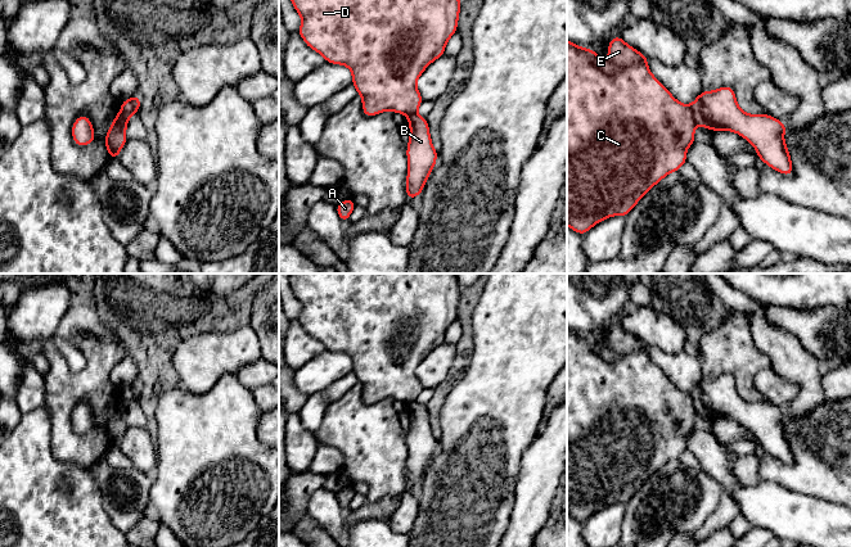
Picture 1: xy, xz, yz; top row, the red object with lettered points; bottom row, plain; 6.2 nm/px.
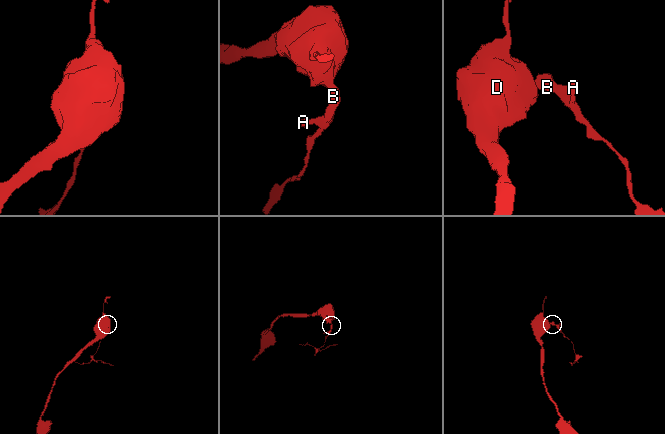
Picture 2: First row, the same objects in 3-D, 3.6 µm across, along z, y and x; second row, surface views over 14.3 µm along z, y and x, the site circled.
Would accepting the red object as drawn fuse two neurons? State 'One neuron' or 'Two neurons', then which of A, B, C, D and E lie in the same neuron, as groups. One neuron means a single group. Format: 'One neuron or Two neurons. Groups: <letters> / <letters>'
Two neurons. Groups: A B / C D E

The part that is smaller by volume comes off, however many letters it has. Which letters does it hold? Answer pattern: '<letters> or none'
A, B

